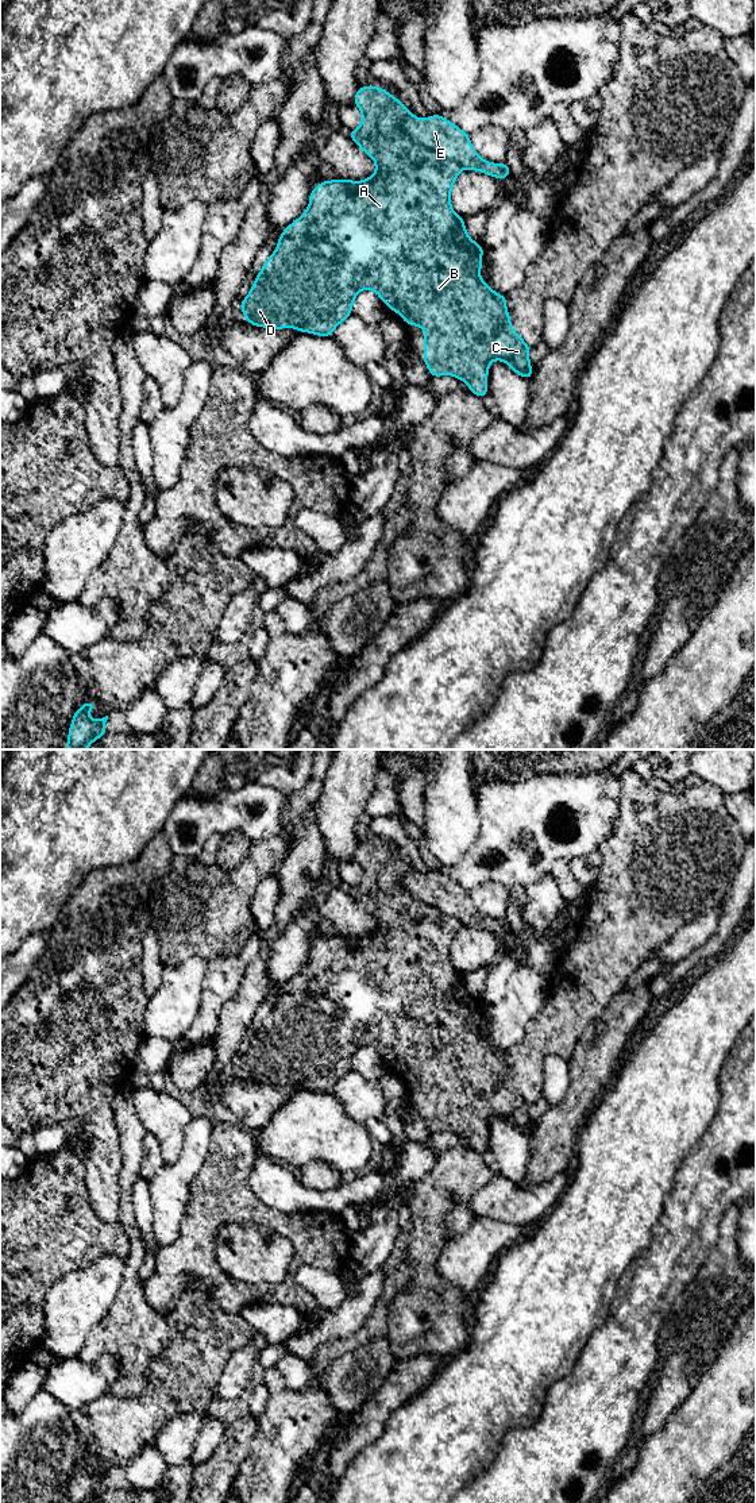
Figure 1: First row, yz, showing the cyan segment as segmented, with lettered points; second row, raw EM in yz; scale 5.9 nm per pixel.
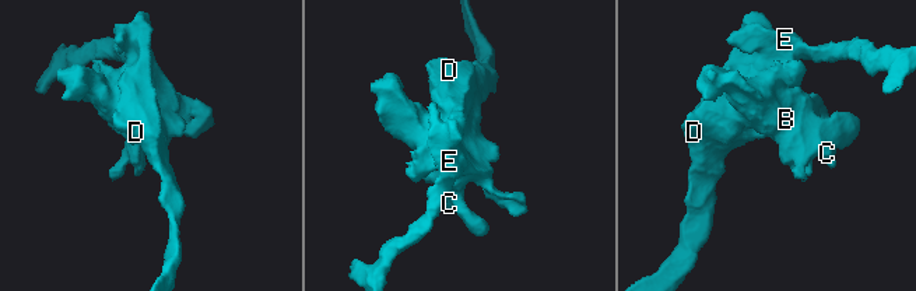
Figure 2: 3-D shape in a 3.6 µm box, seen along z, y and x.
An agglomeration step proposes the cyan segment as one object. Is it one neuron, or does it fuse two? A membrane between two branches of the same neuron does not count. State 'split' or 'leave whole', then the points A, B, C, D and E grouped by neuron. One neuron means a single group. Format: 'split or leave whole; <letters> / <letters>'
split; A B C D / E

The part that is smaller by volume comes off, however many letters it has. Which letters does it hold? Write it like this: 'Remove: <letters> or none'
Remove: E

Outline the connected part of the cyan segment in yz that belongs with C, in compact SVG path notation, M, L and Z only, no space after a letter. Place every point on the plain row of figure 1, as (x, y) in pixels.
M358 844L354 860L362 868L362 878L348 890L374 916L375 929L363 937L323 937L310 948L309 963L282 987L274 1009L239 1060L244 1075L255 1083L296 1084L300 1088L332 1092L335 1084L352 1070L358 1049L370 1045L406 1080L424 1084L423 1117L432 1133L454 1132L481 1155L489 1149L487 1130L493 1117L502 1117L514 1129L531 1136L531 1102L512 1084L506 1052L482 1037L483 1002L468 993L463 974L451 963L451 945L462 924L409 894L401 878L412 868L385 845Z

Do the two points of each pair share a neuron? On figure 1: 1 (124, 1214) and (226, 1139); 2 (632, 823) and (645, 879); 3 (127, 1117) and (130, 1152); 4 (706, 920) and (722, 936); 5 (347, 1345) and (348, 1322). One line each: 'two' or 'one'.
1: two
2: one
3: one
4: two
5: two

